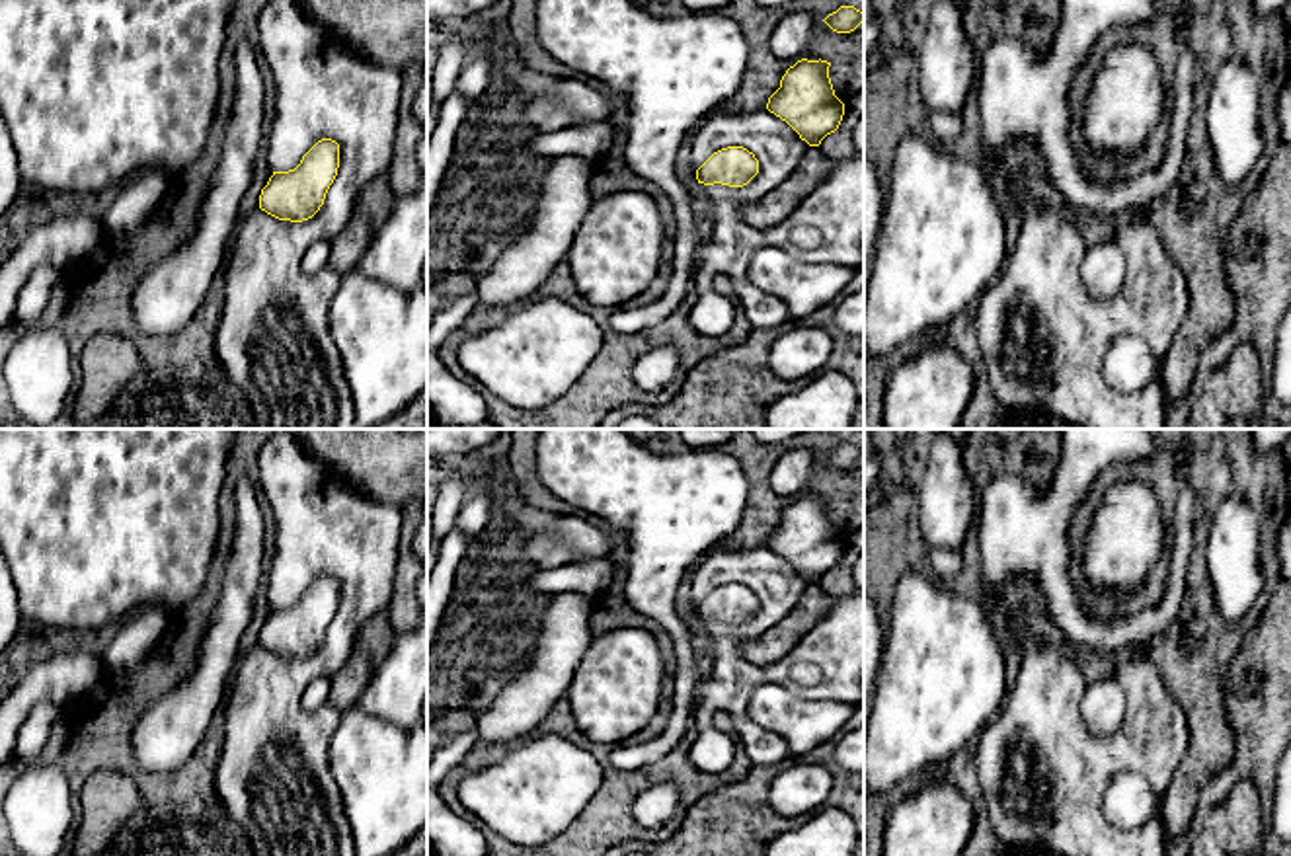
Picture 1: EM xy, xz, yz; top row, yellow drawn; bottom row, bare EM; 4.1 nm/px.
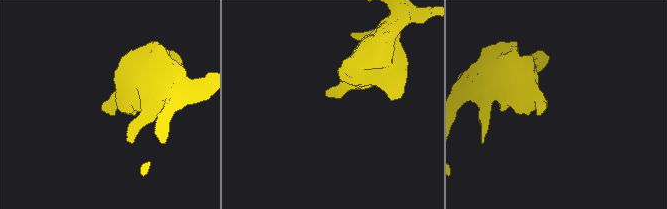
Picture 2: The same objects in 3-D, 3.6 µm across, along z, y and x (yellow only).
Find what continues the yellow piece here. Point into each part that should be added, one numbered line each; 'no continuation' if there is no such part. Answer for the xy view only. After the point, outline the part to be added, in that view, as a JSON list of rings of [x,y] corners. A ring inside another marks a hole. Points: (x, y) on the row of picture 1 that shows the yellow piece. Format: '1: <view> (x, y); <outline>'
no continuation

